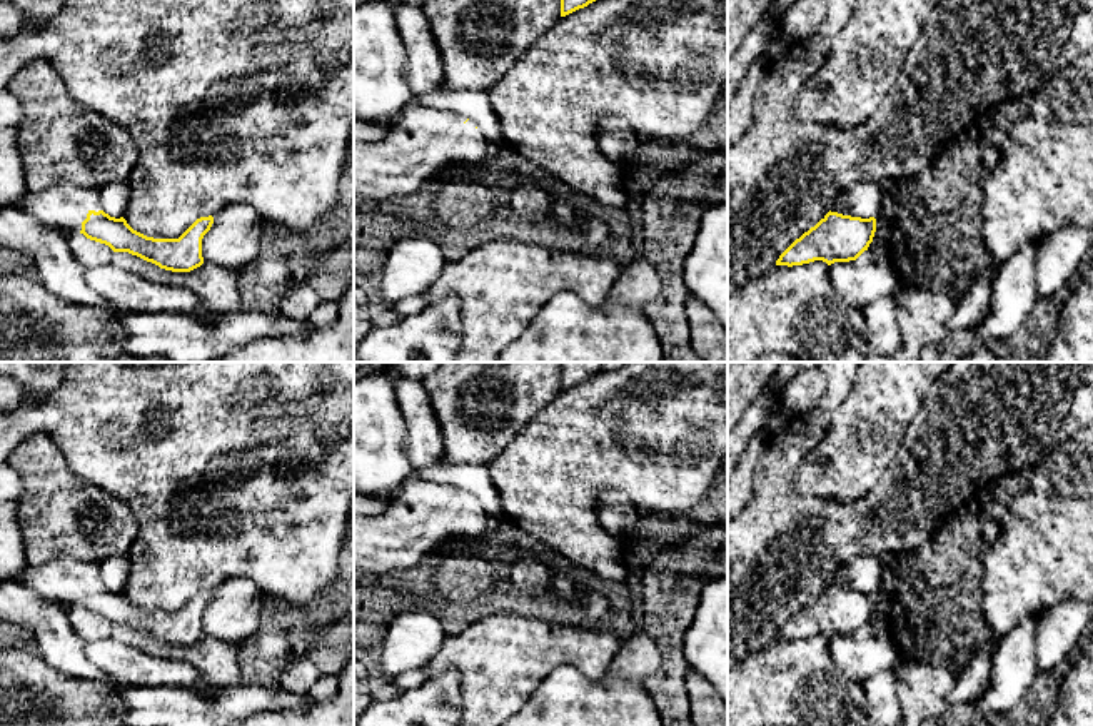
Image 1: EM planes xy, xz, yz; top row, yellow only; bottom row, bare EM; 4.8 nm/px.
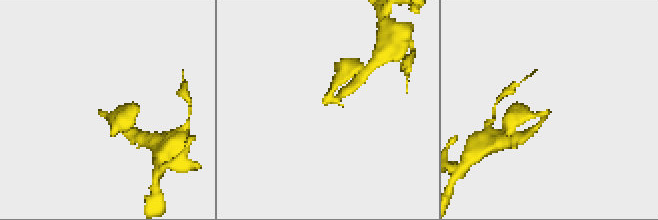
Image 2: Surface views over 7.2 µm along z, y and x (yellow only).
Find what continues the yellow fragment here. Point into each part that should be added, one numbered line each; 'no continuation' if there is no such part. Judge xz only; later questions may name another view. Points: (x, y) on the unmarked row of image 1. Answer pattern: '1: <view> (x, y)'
1: xz (424, 514)

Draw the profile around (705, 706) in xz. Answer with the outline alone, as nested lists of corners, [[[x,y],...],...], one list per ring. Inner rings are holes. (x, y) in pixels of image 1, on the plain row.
[[[689,668],[684,674],[688,714],[694,726],[728,726],[728,709],[714,686]]]

